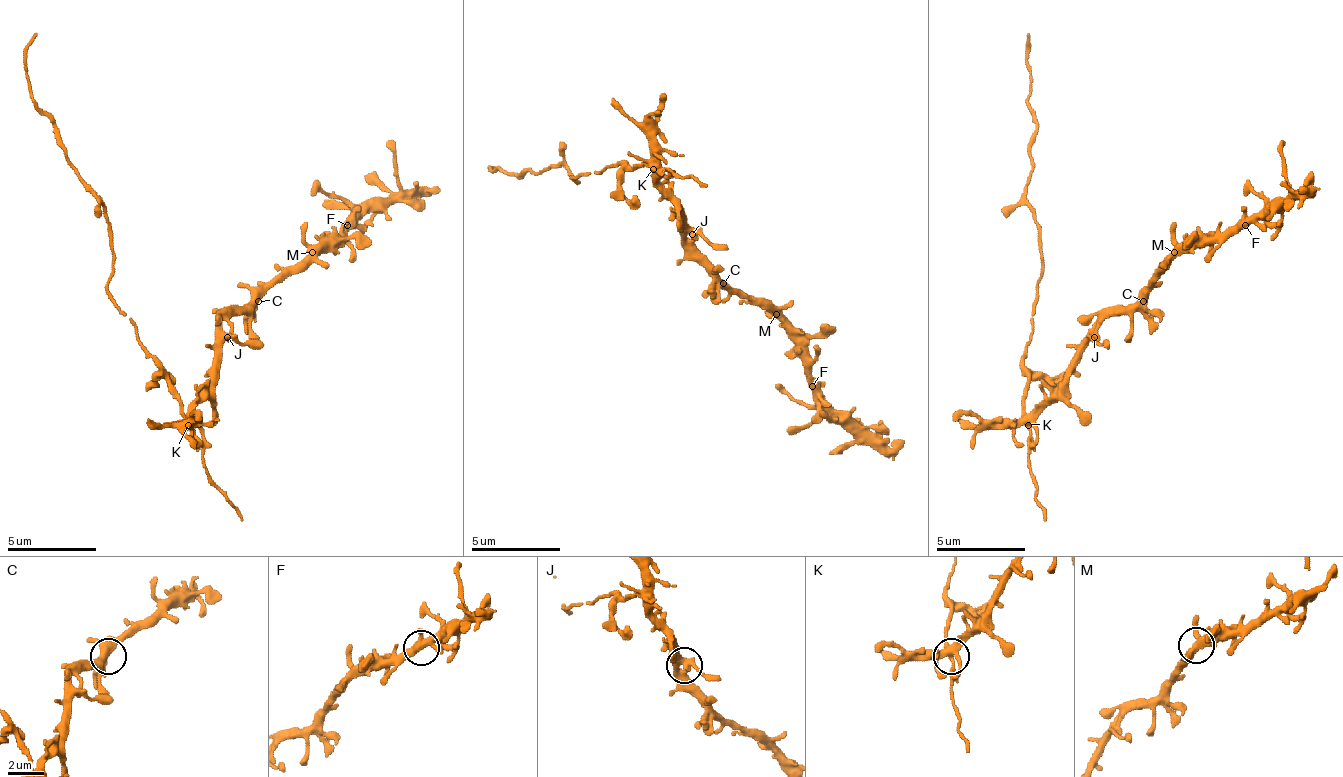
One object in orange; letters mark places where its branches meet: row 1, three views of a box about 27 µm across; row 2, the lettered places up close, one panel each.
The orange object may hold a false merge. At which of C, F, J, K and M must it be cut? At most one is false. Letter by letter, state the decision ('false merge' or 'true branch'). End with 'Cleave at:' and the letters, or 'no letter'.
C: true branch
F: true branch
J: true branch
K: false merge
M: true branch
Cleave at: K

